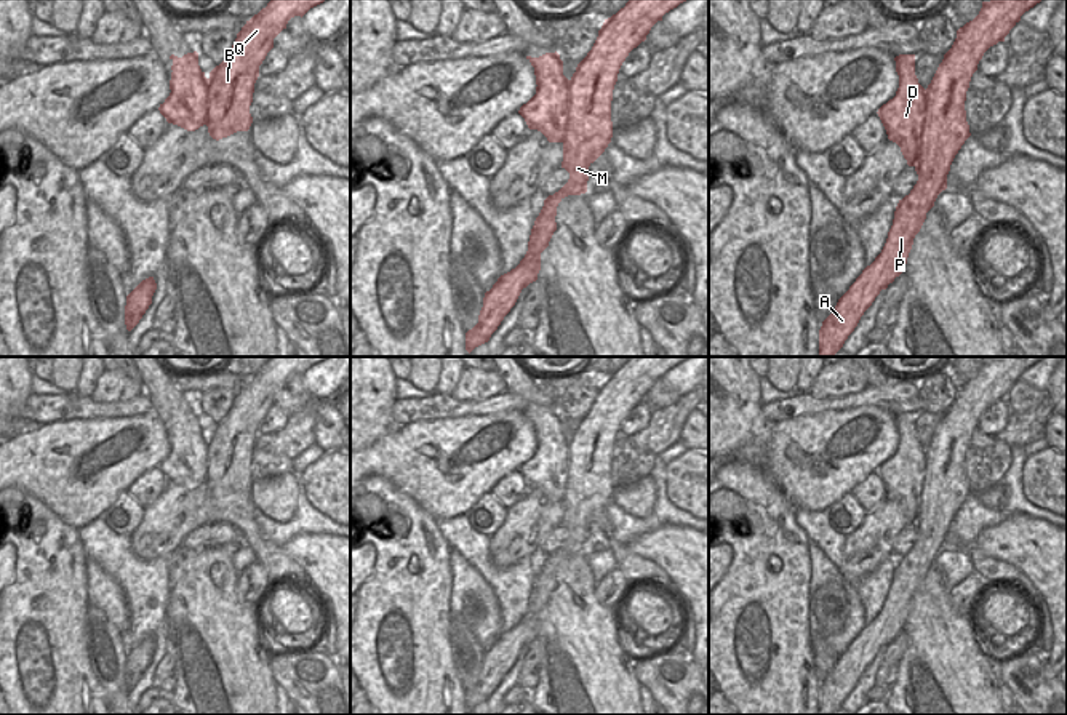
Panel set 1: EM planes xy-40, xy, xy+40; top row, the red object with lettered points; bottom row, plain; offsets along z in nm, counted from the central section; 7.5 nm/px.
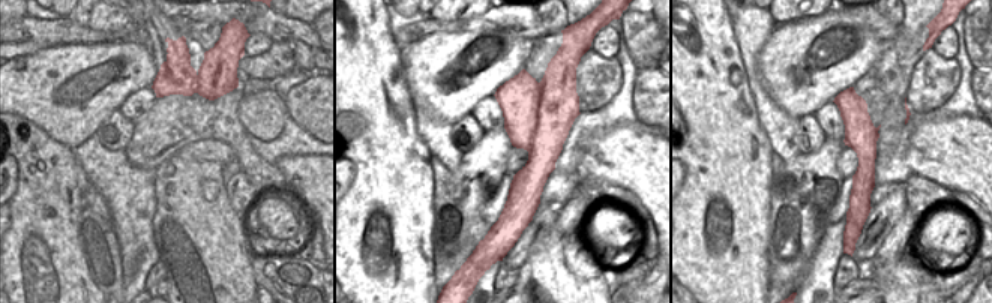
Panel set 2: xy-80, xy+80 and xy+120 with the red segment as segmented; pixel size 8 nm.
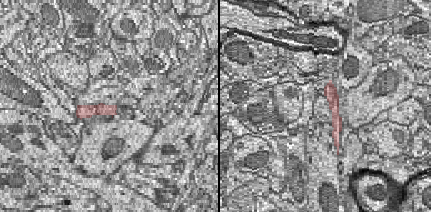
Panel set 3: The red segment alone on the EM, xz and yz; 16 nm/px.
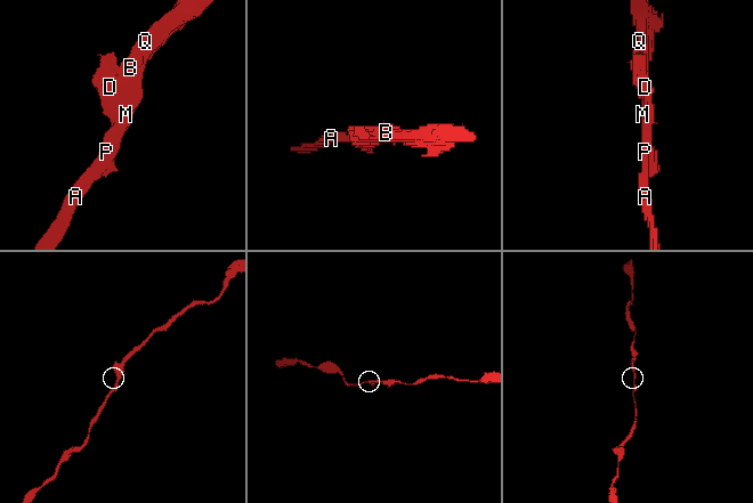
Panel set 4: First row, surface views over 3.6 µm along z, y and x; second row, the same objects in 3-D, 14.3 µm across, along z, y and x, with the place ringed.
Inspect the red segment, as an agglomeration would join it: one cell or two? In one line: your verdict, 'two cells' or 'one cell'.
two cells

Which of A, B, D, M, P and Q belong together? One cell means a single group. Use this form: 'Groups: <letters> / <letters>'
Groups: A B M P Q / D

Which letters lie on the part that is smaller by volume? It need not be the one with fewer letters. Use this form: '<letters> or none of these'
D

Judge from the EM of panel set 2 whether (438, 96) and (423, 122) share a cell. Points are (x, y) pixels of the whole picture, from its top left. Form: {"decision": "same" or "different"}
{"decision": "different"}

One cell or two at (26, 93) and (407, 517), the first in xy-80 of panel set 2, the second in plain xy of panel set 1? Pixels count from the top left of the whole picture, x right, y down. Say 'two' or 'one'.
two

